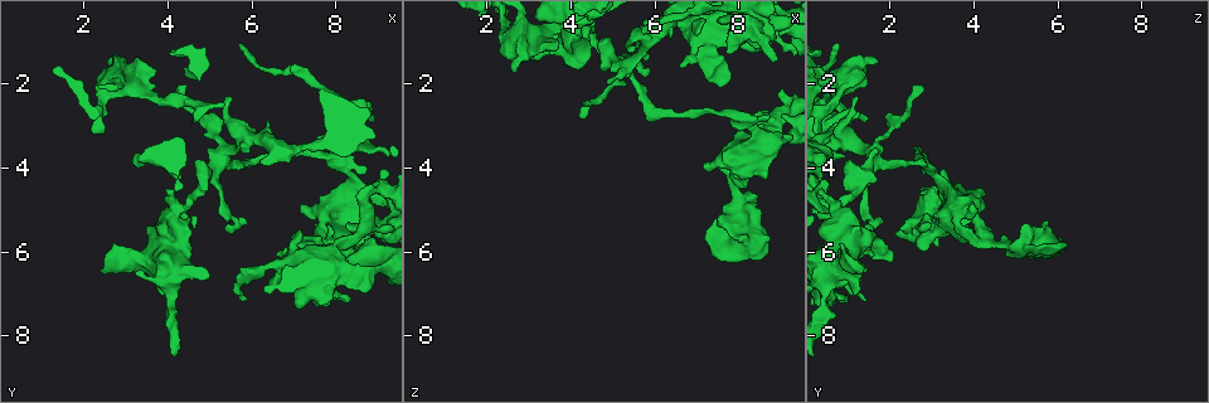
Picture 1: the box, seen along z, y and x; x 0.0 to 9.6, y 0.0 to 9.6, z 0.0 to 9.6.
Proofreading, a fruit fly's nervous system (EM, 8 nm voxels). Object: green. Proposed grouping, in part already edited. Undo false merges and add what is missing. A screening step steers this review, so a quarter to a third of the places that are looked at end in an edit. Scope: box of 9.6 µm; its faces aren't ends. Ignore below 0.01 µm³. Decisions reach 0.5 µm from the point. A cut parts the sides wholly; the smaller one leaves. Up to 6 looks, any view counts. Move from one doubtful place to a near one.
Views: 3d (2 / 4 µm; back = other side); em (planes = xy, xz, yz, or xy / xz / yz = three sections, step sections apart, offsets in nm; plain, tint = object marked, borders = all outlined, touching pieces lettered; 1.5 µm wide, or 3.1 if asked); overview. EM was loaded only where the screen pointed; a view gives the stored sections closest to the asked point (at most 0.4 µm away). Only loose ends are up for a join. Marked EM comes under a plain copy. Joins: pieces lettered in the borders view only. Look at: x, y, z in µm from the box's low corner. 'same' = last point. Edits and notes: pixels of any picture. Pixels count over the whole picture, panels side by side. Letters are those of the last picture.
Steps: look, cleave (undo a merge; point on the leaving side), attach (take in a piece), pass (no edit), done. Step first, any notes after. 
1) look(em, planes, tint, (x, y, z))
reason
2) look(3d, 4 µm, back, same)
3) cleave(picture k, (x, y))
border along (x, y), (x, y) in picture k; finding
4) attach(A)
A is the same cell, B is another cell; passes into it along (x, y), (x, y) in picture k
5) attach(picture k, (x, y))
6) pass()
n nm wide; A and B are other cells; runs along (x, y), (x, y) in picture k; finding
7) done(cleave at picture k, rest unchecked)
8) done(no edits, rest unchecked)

look(em, xy, step 8, borders, (8.65, 5.50, 3.00))
touches itself

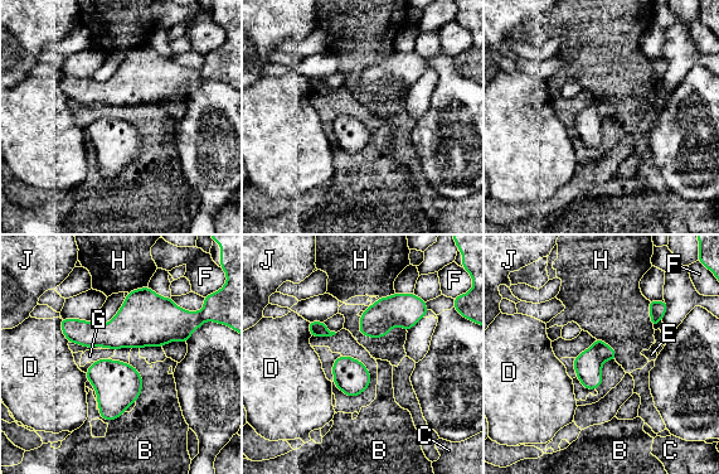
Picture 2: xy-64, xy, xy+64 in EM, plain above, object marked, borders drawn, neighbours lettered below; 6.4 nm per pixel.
pass()
B, C, D, E, F, G, H and J are other cells; one cell here

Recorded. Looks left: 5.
look(3d, 4 µm, (4.30, 4.95, 0.70))
thick turns thin

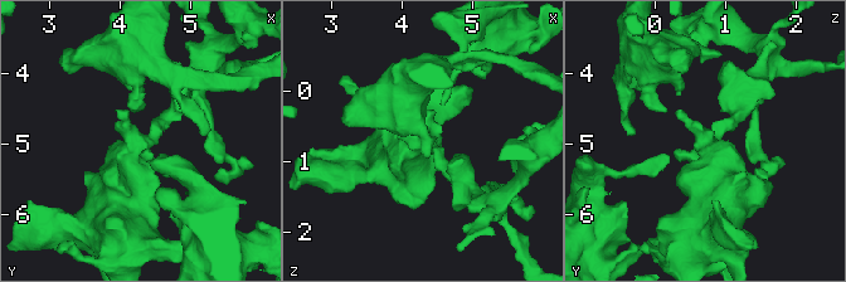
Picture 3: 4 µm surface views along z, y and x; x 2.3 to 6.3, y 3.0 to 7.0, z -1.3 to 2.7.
look(em, planes, tint, (4.30, 5.00, 0.75))

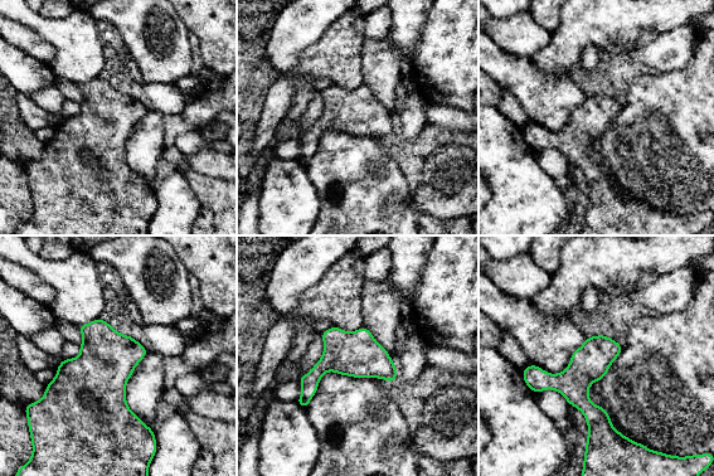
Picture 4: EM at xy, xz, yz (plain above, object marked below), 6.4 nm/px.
look(em, planes, borders, same)
see the neighbours

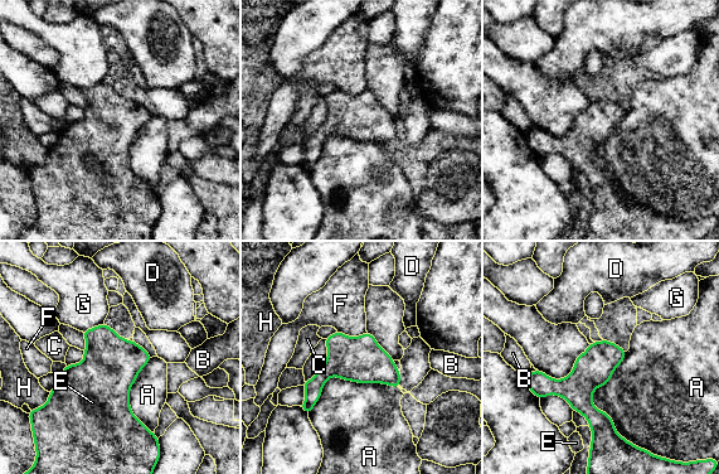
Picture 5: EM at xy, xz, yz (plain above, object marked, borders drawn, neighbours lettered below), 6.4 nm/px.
pass()
A, B, C, D, E, F, G and H are other cells; continuous, no second cell

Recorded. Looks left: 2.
look(em, planes, borders, (2.45, 6.45, 1.35))

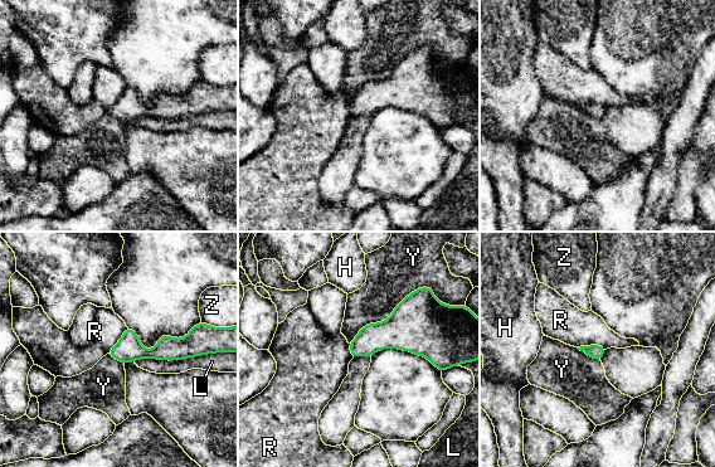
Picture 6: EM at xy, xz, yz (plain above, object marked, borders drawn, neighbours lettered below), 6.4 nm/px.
pass()
H, L, R, Y and Z are other cells; border along (578, 346), (602, 345), (606, 349) in picture 6; none of them fits

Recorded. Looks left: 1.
done(no edits, rest unchecked)

